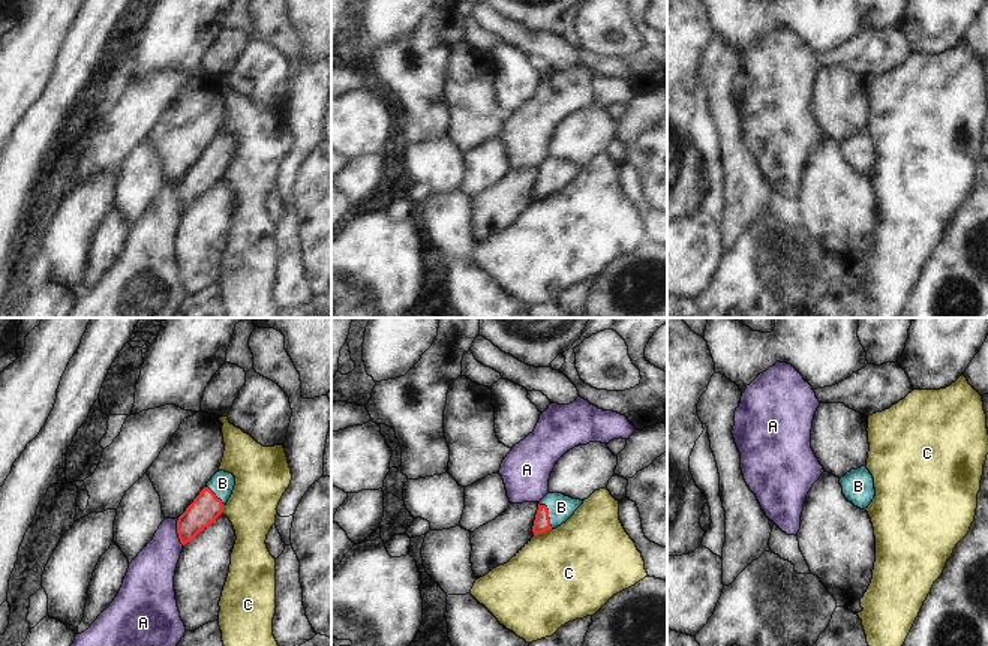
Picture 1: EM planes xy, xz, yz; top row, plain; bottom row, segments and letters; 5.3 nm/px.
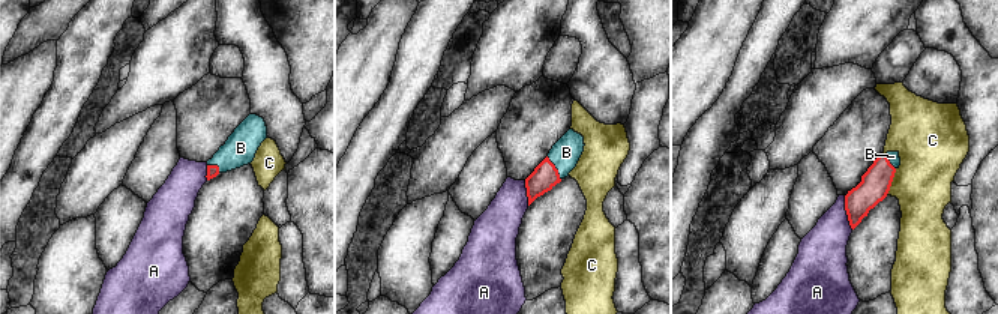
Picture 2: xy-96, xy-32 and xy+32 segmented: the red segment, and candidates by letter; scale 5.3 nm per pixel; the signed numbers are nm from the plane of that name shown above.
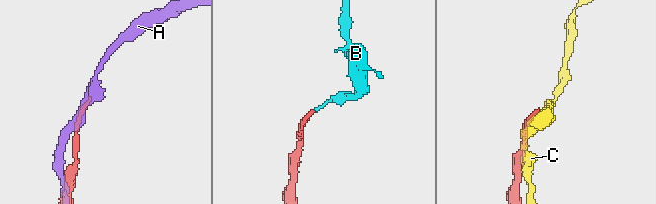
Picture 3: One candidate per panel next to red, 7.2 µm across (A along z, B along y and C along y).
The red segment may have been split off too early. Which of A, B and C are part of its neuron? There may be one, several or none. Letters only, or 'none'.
B

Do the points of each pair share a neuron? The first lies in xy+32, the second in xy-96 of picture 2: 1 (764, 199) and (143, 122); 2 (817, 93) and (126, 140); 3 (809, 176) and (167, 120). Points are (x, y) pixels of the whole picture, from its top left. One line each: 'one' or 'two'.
1: two
2: one
3: one

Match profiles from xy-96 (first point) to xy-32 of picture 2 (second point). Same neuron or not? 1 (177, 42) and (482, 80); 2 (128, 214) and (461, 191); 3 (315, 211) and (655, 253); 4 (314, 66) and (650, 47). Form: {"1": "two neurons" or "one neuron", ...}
{"1": "one neuron", "2": "two neurons", "3": "one neuron", "4": "one neuron"}

